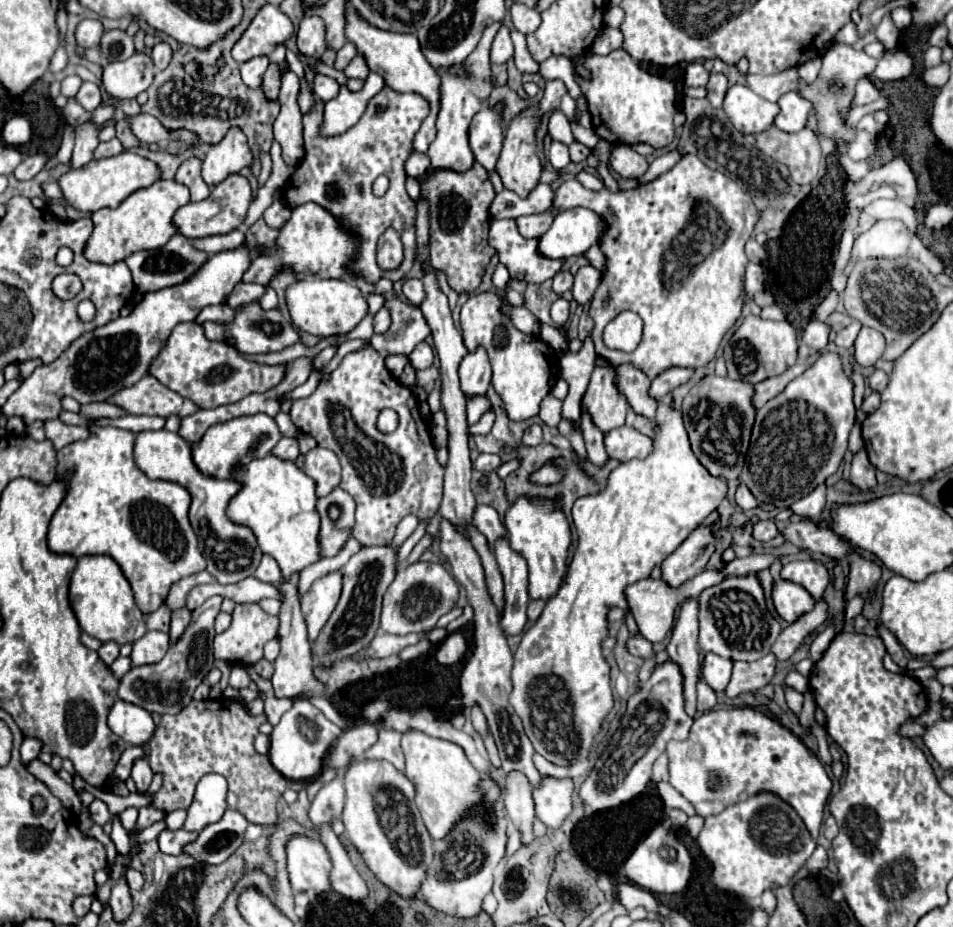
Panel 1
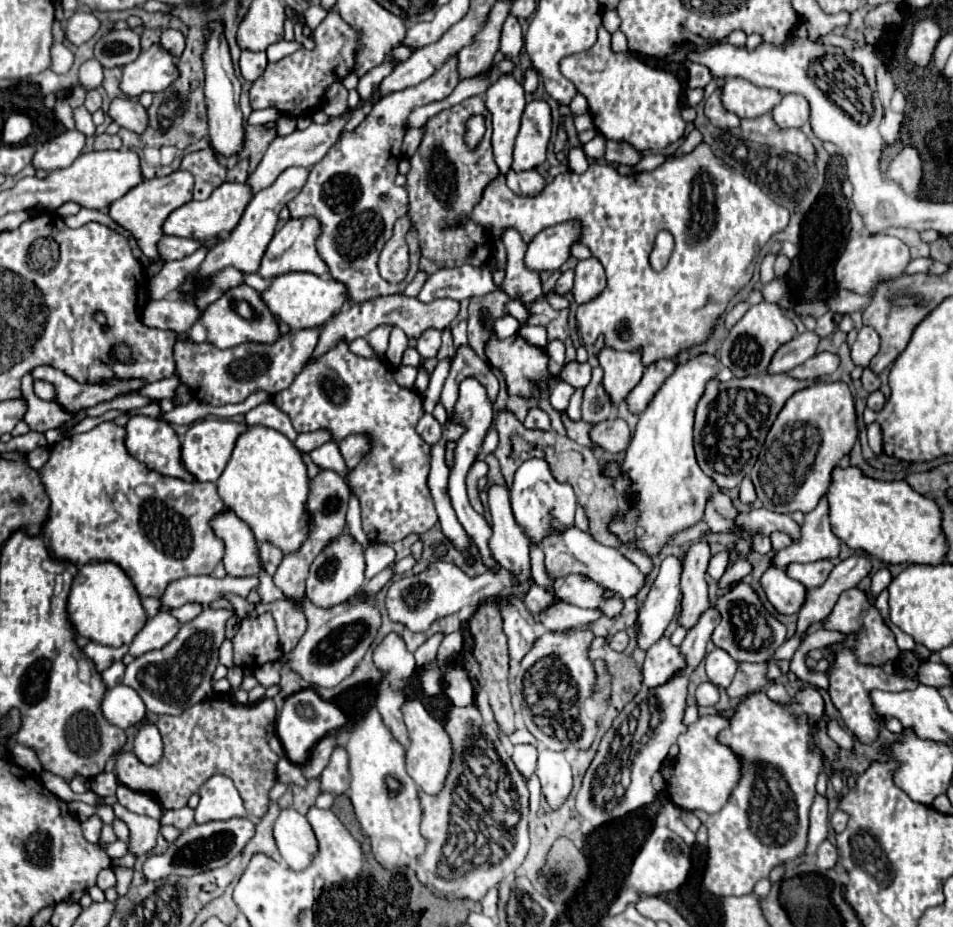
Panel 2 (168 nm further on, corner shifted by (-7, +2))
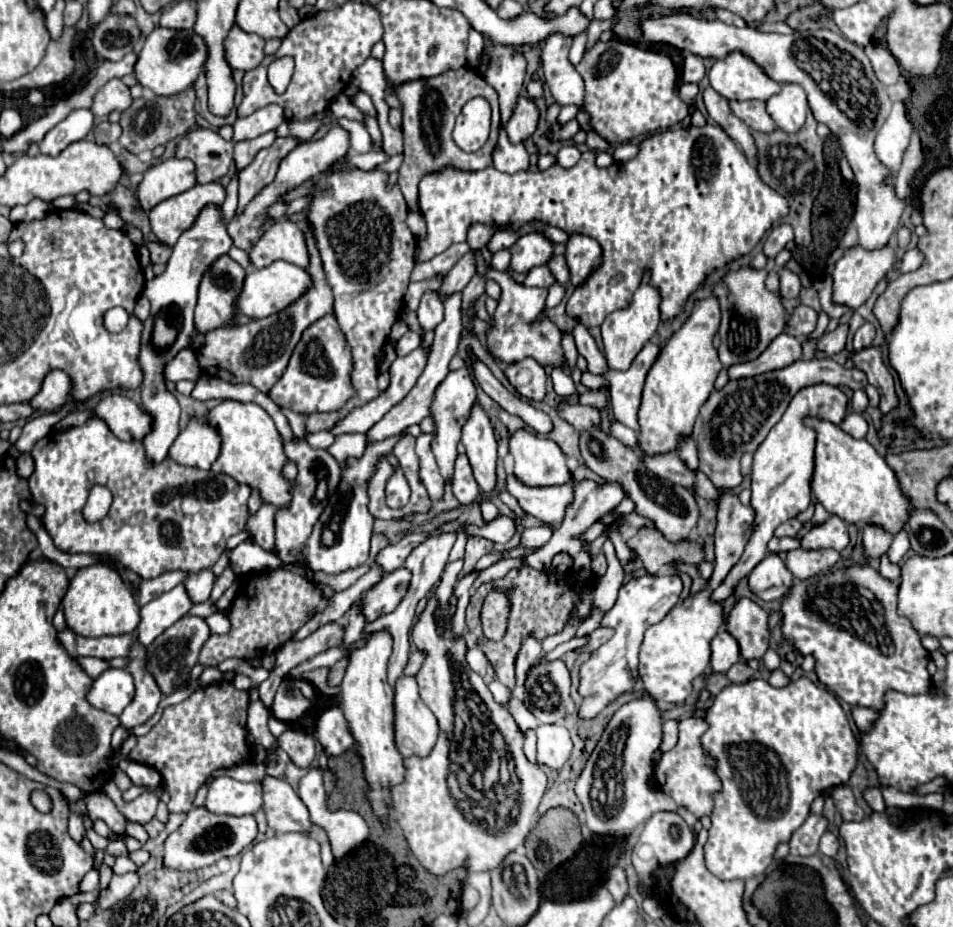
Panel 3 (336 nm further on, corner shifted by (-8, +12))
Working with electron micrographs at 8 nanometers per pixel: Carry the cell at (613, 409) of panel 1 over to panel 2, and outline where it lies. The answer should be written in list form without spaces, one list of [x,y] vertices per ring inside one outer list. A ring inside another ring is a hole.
[[[603,347],[599,353],[599,363],[603,369],[603,387],[611,397],[613,407],[617,407],[635,389],[643,377],[643,363],[639,353],[621,353]]]

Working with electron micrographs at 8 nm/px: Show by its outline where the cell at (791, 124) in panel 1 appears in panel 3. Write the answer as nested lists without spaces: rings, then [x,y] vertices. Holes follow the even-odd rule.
[[[784,83],[782,91],[772,95],[766,103],[768,103],[768,113],[780,131],[798,133],[802,129],[808,113],[808,101],[800,85]]]

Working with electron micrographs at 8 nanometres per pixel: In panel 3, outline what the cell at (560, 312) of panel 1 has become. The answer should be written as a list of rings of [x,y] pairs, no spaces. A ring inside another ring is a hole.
[[[540,265],[540,267],[534,267],[528,271],[522,285],[526,285],[526,287],[550,287],[552,283],[554,283],[552,273],[548,271],[546,265]]]

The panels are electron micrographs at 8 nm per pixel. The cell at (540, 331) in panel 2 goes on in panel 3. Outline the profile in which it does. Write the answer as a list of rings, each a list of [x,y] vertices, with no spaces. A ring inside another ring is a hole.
[[[552,283],[550,287],[548,287],[548,299],[546,299],[546,305],[548,307],[556,307],[560,301],[562,301],[562,297],[564,297],[564,291],[566,291],[566,287],[562,285],[562,283]]]

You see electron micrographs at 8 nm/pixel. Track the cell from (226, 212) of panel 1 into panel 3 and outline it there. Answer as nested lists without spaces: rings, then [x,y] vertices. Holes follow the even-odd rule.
[[[196,183],[192,189],[174,195],[148,211],[150,227],[156,239],[164,245],[174,245],[180,237],[180,231],[186,231],[192,225],[192,219],[208,205],[208,203],[222,203],[226,191],[218,183]]]

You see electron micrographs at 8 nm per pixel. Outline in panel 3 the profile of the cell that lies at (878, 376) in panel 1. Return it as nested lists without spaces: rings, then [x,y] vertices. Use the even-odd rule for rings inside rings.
[[[811,359],[796,361],[780,371],[772,371],[772,373],[764,373],[758,375],[756,379],[740,379],[740,381],[730,381],[722,391],[714,391],[708,401],[702,405],[696,425],[694,425],[694,441],[696,441],[696,449],[698,449],[698,459],[700,459],[700,471],[704,471],[708,475],[708,479],[718,487],[718,489],[734,489],[742,483],[742,473],[740,473],[740,457],[742,453],[754,453],[756,447],[766,439],[766,435],[770,433],[770,429],[780,421],[782,413],[786,411],[790,399],[808,385],[818,385],[818,383],[828,383],[834,387],[848,387],[852,391],[856,389],[864,389],[868,385],[866,375],[860,369],[844,369],[842,365],[838,365],[832,359]]]

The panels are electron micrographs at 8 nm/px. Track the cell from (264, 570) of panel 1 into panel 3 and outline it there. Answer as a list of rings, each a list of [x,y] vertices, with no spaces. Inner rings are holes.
[[[264,503],[254,515],[248,517],[248,523],[246,523],[256,543],[266,551],[274,549],[274,513],[276,513],[276,507],[270,503]]]

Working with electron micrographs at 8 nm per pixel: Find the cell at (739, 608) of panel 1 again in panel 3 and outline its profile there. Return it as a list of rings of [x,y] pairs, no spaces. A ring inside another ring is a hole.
[[[740,599],[728,615],[728,633],[738,641],[744,659],[762,659],[768,649],[768,613],[750,599]]]

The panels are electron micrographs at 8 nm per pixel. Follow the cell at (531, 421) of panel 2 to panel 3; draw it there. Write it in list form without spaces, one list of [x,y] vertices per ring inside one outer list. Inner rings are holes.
[[[522,359],[504,369],[506,379],[518,391],[520,397],[530,401],[542,401],[546,395],[546,373],[534,359]]]

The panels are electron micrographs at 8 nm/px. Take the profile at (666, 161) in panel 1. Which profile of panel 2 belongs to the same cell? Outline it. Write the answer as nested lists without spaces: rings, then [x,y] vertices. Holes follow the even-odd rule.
[[[693,129],[687,137],[685,137],[685,141],[675,149],[675,155],[677,157],[683,157],[683,155],[687,155],[687,153],[691,153],[697,145],[701,143],[701,137],[699,137],[699,131],[697,129]]]

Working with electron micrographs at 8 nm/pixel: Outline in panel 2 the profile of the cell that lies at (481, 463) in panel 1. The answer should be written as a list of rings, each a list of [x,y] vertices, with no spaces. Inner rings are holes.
[[[475,461],[469,469],[469,475],[467,475],[467,493],[469,493],[469,501],[473,505],[473,509],[477,513],[483,513],[483,503],[479,499],[479,491],[477,491],[477,481],[481,477],[485,477],[489,473],[489,465],[485,461]]]

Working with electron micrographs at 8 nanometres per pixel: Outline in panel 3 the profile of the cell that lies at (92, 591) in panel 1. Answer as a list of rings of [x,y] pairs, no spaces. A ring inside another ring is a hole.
[[[102,563],[80,569],[72,577],[68,591],[62,599],[62,609],[64,609],[64,617],[66,617],[66,627],[82,637],[134,633],[140,623],[140,609],[138,609],[130,589],[124,585],[122,577],[114,569],[110,569]]]

